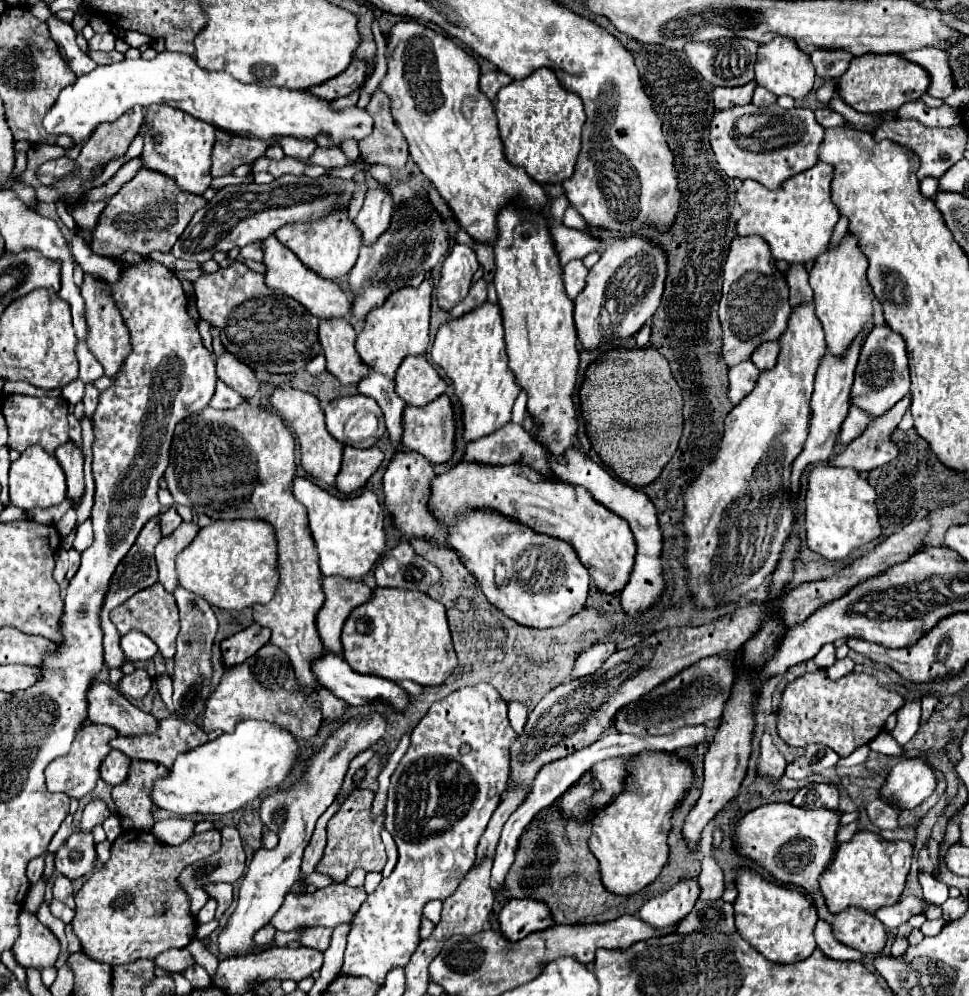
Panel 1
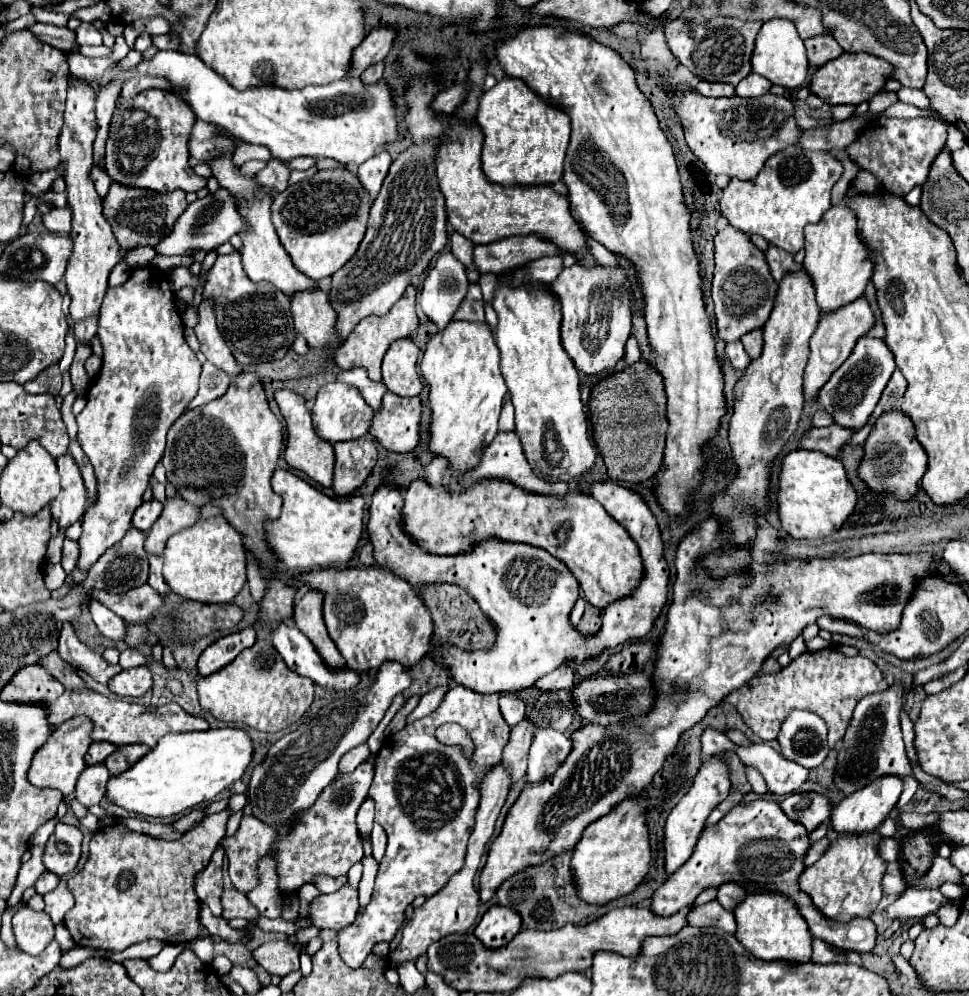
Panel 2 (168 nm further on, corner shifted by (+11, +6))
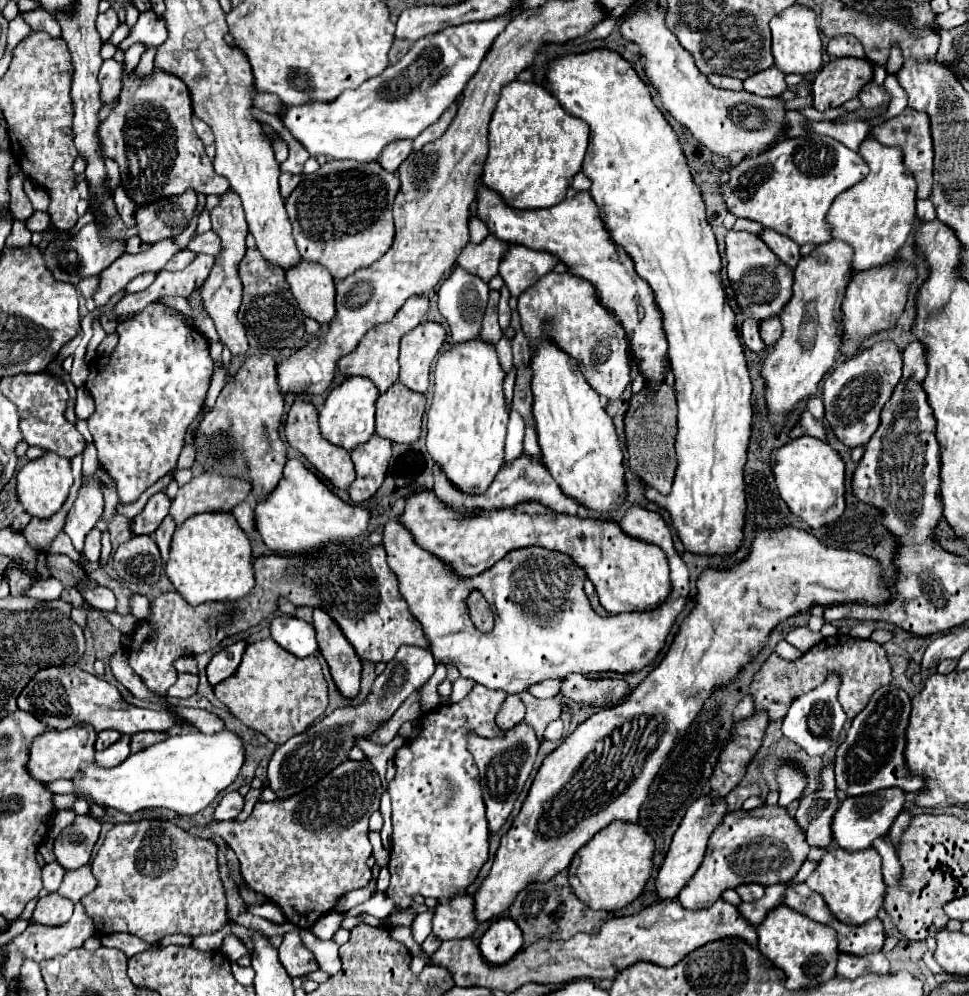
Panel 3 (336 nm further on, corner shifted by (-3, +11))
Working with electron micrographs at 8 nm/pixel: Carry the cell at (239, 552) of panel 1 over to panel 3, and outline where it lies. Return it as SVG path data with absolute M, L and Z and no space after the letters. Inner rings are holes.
M230 512L192 516L174 532L166 574L188 604L238 600L254 588L250 540Z

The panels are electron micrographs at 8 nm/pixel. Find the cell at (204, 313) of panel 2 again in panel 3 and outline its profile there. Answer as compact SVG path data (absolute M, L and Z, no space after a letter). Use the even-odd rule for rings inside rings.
M228 190L210 216L212 216L212 230L222 238L222 252L216 256L214 268L200 288L202 300L204 300L204 308L206 308L208 316L216 324L220 342L232 352L232 356L244 356L248 352L248 342L246 342L244 326L238 322L236 312L238 312L238 306L242 300L242 282L238 278L238 262L242 260L244 250L246 250L244 238L248 234L248 224L244 220L244 210L242 210L238 194L234 194L234 190Z

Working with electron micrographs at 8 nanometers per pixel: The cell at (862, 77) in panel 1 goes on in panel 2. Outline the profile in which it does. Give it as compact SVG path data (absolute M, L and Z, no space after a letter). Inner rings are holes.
M844 53L838 59L830 61L828 65L822 65L820 69L816 69L816 73L810 81L810 91L828 105L842 105L842 103L858 105L862 101L868 101L872 95L876 95L884 87L890 71L892 71L892 67L884 59L878 59L874 55Z

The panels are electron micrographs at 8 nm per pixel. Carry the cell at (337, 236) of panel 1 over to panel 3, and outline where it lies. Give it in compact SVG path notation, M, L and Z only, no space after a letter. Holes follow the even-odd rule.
M330 160L314 174L304 176L304 180L286 198L286 210L294 228L294 238L298 252L304 260L322 264L330 270L334 278L346 278L358 268L370 266L374 260L386 252L394 240L392 222L392 202L400 188L398 176L384 172L378 162L354 162L354 160Z

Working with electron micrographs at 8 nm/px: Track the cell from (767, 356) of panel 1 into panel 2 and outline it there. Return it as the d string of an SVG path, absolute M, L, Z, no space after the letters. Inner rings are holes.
M754 329L746 335L742 335L740 341L744 343L744 349L752 359L756 359L762 353L762 329Z

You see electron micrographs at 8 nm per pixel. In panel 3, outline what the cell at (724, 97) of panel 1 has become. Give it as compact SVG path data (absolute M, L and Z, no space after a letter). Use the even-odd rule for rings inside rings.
M712 74L708 76L710 84L716 86L716 88L724 88L724 90L742 90L742 82L738 78L728 78L728 76L718 76L718 74Z

